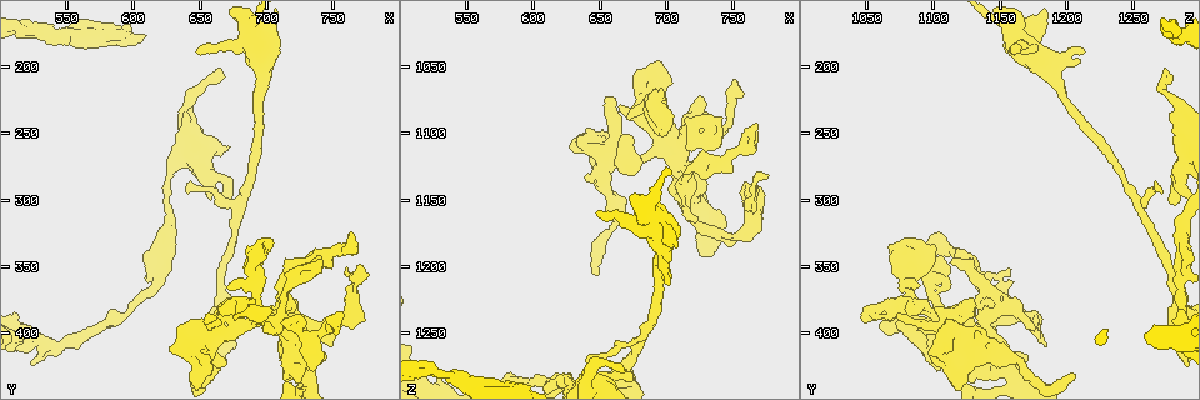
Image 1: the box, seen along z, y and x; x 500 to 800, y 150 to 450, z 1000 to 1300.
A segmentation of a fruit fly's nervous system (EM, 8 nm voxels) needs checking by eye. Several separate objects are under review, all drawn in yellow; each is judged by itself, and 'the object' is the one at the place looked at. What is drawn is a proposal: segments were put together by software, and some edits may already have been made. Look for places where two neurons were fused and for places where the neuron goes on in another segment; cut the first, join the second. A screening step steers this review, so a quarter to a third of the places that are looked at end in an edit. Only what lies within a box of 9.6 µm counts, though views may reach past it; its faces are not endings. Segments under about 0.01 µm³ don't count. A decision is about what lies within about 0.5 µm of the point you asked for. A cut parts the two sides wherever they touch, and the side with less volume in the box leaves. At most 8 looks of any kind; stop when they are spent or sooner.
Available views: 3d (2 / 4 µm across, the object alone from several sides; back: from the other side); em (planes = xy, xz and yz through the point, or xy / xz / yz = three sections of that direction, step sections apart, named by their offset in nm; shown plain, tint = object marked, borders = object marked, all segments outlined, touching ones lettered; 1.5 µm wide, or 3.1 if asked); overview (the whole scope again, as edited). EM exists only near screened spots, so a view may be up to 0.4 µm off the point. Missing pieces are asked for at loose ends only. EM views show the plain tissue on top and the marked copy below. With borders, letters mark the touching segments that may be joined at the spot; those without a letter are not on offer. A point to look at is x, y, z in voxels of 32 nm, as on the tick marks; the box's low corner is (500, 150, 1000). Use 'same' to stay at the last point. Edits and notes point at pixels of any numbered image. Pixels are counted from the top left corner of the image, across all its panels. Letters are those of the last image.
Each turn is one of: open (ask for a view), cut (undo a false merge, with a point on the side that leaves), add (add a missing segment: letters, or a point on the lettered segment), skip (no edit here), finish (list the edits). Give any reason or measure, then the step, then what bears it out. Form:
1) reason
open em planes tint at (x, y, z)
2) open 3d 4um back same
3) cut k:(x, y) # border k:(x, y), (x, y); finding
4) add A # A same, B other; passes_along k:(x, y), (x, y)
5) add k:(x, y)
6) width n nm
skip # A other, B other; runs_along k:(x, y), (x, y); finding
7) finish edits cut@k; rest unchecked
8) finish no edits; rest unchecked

an open end
open em xz step 4 tint at (656, 386, 1074)

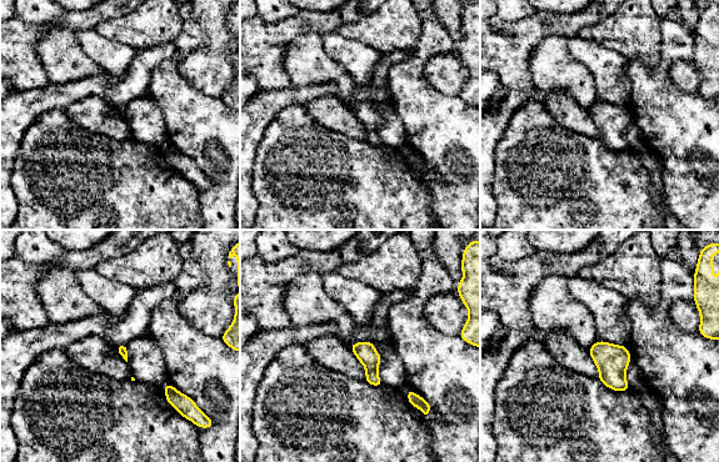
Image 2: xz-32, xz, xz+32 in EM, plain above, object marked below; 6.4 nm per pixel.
open em planes borders same

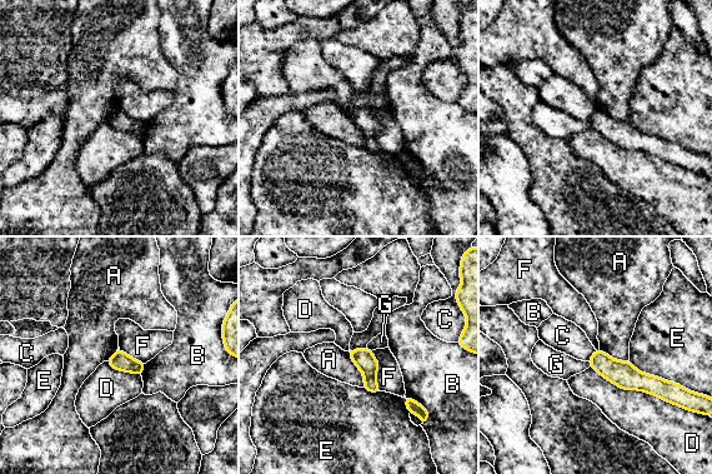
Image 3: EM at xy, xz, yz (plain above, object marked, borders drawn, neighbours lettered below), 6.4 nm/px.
width 120 nm
skip # A other, B other, C other, D other, E other, F other, G other; runs_along 3:(592, 362), (635, 380), (667, 385); none of them fits

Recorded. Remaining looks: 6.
branch stops here
open 3d 2um at (648, 190, 1160)

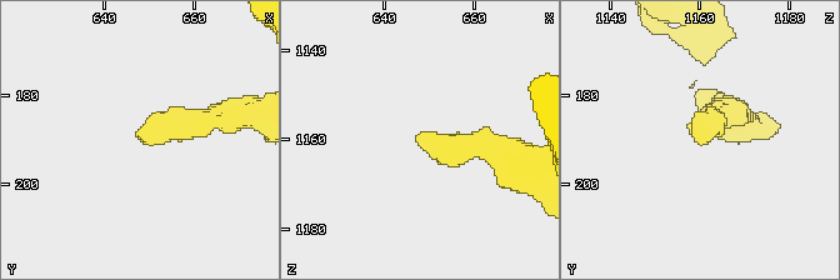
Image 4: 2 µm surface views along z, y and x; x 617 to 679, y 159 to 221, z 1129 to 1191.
open em planes borders at (647, 190, 1160)

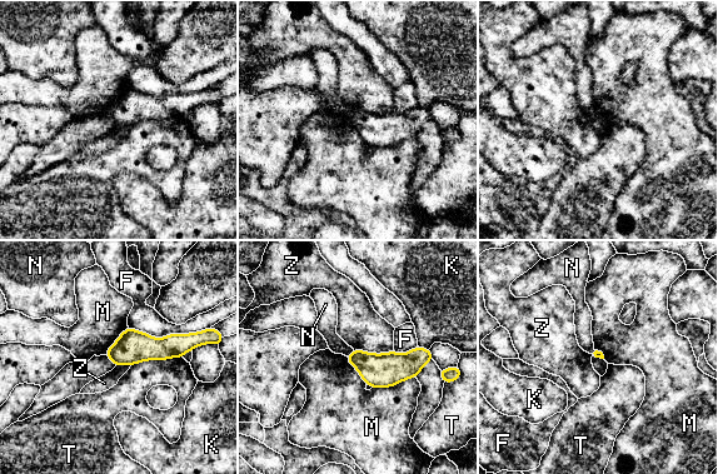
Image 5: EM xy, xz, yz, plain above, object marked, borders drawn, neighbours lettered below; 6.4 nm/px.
skip # F other, K other, M other, N other, T other, Z other; border 5:(414, 377), (392, 385), (372, 388); no lettered segment goes on from it

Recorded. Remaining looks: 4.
an open end
open 3d 2um back at (668, 206, 1278)

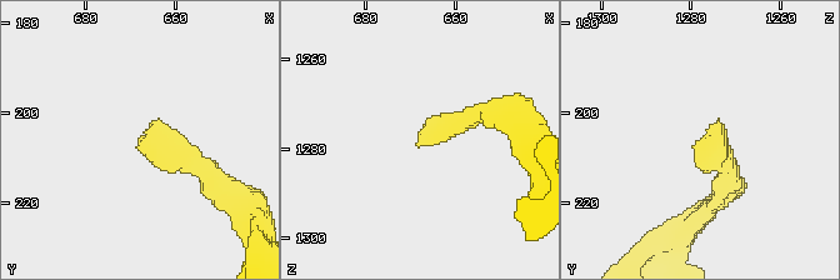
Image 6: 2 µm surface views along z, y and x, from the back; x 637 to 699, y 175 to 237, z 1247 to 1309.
need the tissue
open em xz step 8 borders at (668, 206, 1276)

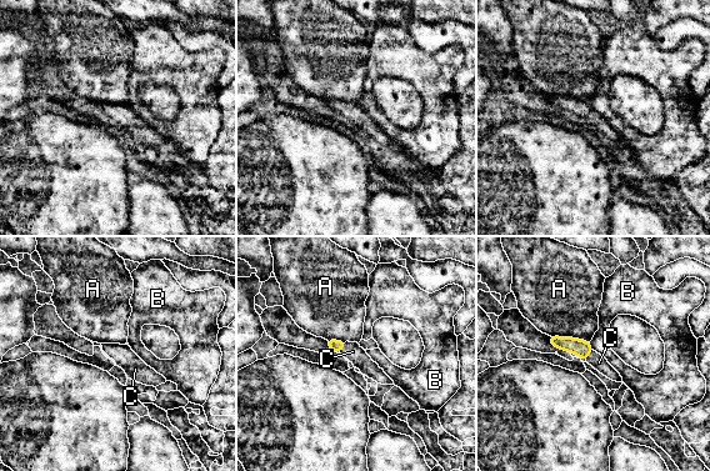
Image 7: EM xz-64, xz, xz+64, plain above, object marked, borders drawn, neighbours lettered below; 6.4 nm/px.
add C # A other, B other, C same; the neuron continues

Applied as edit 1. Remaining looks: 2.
finish edits add@7; rest unchecked

